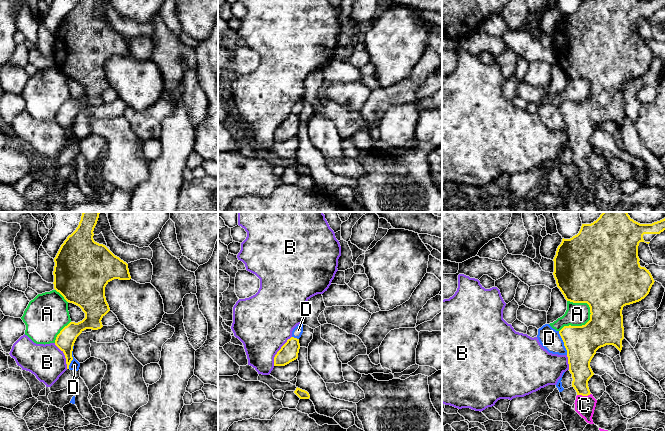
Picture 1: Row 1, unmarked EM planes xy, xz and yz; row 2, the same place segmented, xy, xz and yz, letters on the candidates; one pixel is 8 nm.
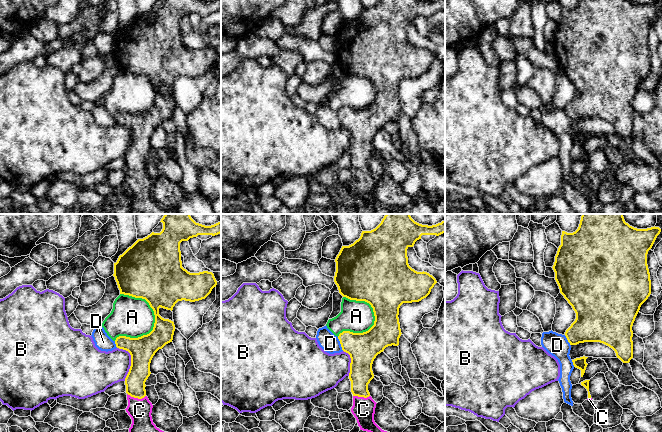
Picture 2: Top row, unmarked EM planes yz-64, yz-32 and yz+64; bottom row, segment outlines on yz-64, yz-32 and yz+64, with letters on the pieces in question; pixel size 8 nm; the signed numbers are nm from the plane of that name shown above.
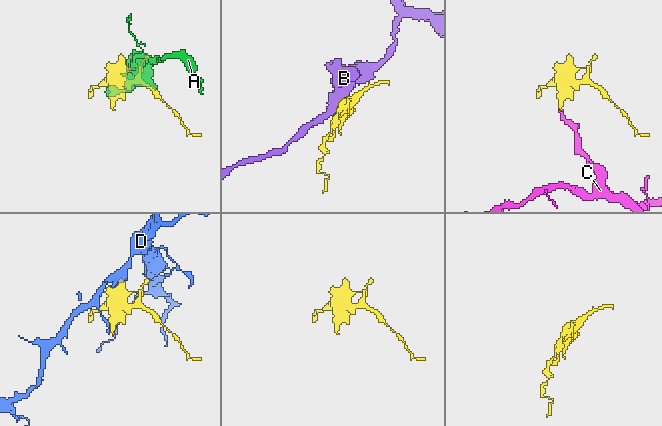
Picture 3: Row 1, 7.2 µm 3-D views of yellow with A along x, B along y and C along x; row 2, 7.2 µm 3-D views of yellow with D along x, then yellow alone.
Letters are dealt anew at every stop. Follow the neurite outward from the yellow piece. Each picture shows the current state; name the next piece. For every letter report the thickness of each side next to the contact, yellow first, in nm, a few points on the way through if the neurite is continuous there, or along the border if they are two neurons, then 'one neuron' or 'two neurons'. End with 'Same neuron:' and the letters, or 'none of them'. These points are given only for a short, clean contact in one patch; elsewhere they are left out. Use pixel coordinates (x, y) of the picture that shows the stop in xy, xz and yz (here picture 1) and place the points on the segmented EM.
A: 280/190 nm | two neurons
B: 150/460 nm | along xz (291, 336), (275, 355), (273, 365) | two neurons
C: 180/160 nm | across yz (579, 365), (580, 385), (583, 395), (584, 405) | one neuron
D: 280/170 nm | along yz (558, 331), (567, 354) | two neurons
Same neuron: C

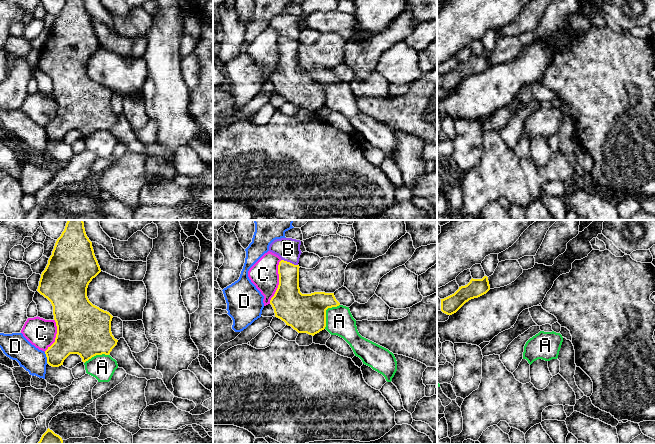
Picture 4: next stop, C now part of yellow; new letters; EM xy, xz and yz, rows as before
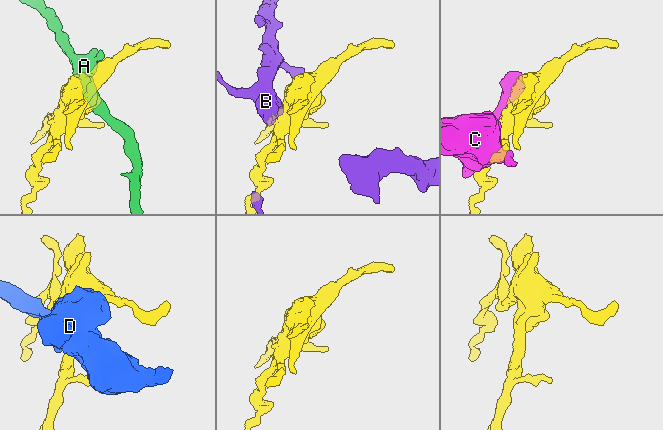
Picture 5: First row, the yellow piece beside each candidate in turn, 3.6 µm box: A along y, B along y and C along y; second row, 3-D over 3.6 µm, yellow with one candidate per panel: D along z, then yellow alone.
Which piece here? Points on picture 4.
A: 320/220 nm | along xz (339, 304), (326, 310), (326, 326), (324, 328) | two neurons
B: 190/190 nm | along xz (281, 259), (297, 265) | two neurons
C: 280/220 nm | two neurons
D: 260/200 nm | along xy (44, 352), (47, 362) | two neurons
Same neuron: none of them

